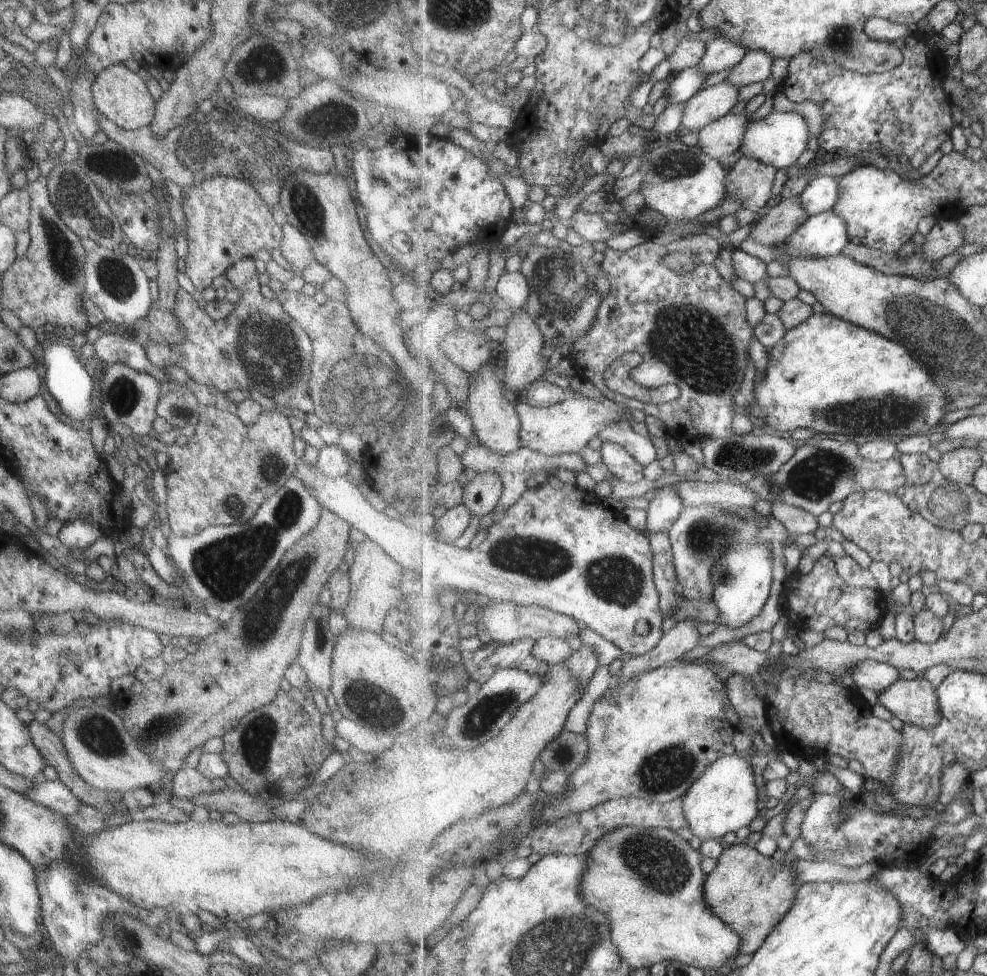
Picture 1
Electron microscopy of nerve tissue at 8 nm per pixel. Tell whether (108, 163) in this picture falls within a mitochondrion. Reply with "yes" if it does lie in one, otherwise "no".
yes

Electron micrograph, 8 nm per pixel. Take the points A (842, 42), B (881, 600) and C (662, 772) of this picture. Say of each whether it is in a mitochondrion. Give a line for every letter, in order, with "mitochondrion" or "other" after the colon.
A: mitochondrion
B: other
C: mitochondrion

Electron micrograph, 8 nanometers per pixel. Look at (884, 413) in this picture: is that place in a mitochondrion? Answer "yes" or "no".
yes

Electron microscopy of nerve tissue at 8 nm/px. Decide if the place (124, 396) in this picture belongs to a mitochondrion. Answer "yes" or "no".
yes

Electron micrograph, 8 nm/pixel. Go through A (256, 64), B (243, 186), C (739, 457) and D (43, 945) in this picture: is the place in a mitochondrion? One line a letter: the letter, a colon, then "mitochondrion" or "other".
A: mitochondrion
B: mitochondrion
C: mitochondrion
D: other

